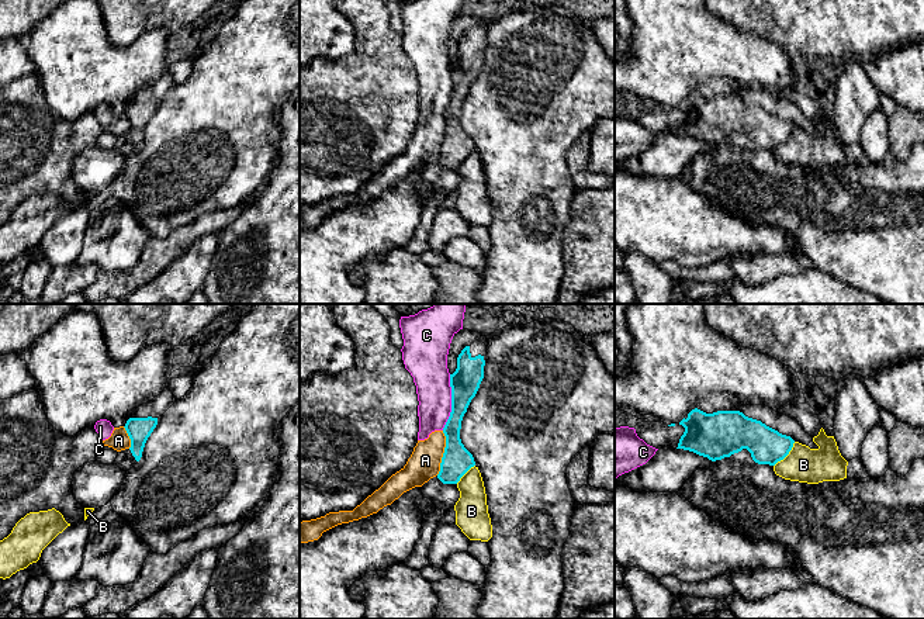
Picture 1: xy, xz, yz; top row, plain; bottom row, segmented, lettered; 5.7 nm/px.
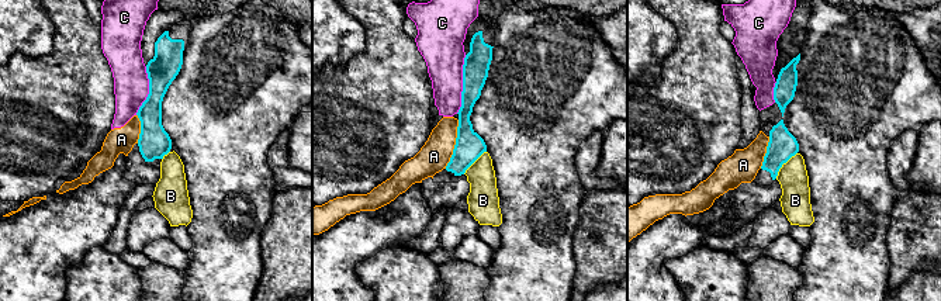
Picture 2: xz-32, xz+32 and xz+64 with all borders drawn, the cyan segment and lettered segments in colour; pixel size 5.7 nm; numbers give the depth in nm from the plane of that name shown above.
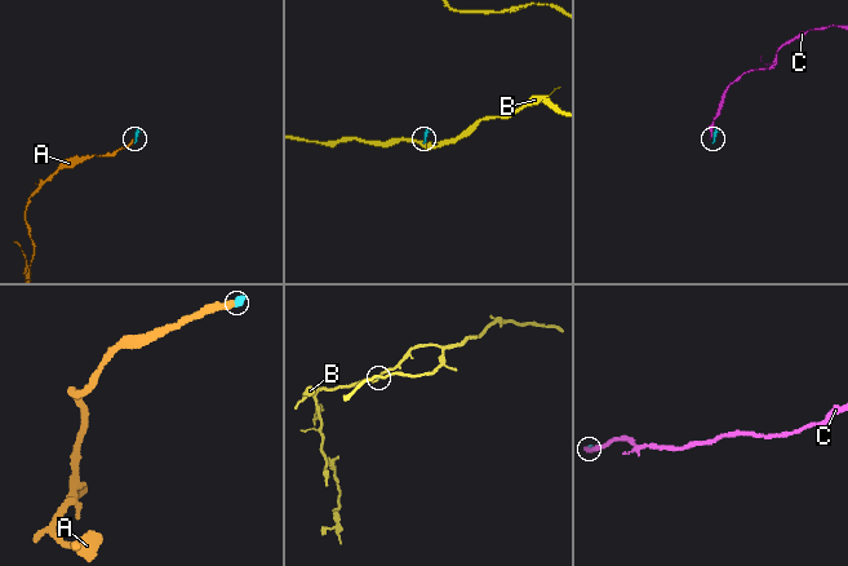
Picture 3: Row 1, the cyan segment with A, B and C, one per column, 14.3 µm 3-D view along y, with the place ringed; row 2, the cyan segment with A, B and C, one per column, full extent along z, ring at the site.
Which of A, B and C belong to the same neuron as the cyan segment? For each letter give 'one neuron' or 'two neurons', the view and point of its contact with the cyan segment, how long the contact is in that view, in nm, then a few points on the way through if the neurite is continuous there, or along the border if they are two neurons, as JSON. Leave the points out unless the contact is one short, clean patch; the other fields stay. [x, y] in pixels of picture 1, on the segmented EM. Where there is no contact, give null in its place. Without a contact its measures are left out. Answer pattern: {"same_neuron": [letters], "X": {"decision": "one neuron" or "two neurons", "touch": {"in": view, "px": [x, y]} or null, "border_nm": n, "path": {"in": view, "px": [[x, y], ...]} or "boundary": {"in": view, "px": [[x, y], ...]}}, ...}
{"same_neuron": [], "A": {"decision": "two neurons", "touch": {"in": "xz", "px": [443, 453]}, "border_nm": 260, "boundary": {"in": "xz", "px": [[443, 431], [445, 452], [440, 470], [436, 474]]}}, "B": {"decision": "two neurons", "touch": {"in": "yz", "px": [786, 455]}, "border_nm": 190, "boundary": {"in": "yz", "px": [[795, 442], [792, 449], [774, 466]]}}, "C": {"decision": "two neurons", "touch": {"in": "xz", "px": [452, 403]}, "border_nm": 320, "boundary": {"in": "xz", "px": [[450, 374], [450, 415], [442, 429]]}}}

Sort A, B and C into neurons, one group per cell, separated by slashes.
A C / B

